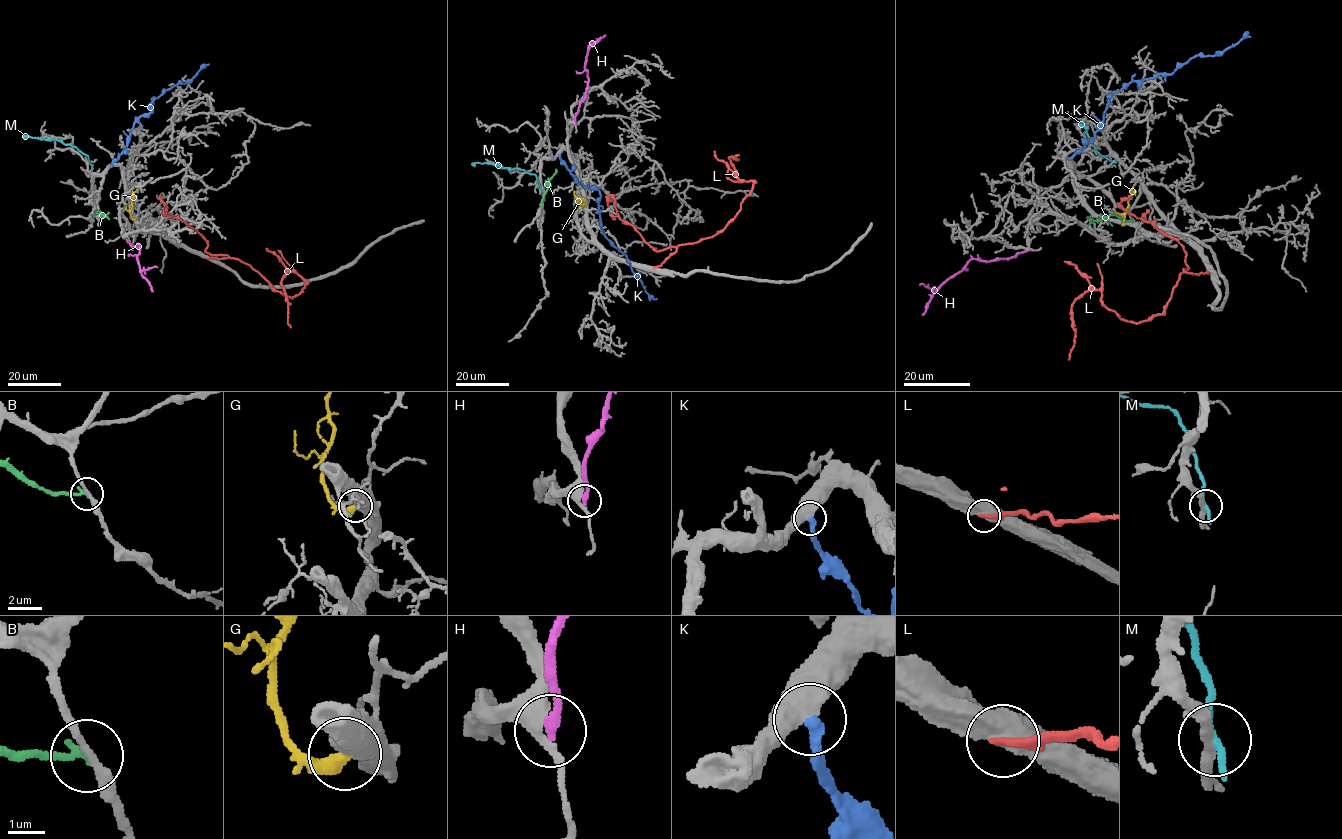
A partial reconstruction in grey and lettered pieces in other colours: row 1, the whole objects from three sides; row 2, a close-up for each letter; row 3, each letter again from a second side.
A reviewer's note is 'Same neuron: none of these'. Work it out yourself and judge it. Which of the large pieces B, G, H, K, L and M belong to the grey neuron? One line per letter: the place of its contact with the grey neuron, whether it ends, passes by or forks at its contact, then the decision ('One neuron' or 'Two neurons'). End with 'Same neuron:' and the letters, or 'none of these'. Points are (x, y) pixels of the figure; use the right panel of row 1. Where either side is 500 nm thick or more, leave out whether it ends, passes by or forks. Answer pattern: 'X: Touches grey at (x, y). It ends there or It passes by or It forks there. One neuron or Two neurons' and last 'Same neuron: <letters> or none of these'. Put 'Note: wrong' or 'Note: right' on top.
Note: right
B: Touches grey at (1132, 221). It ends there. Two neurons
G: Touches grey at (1123, 224). Two neurons
H: Touches grey at (1030, 249). It ends there. Two neurons
K: Touches grey at (1068, 159). Two neurons
L: Touches grey at (1209, 273). Two neurons
M: Touches grey at (1112, 161). It ends there. Two neurons
Same neuron: none of these

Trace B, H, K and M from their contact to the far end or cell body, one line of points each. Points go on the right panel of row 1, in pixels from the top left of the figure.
B: (1132, 221), (1114, 215), (1096, 221), (1086, 218)
H: (1030, 249), (1014, 257), (990, 261), (971, 258), (940, 287), (922, 314)
K: (1068, 158), (1092, 139), (1114, 92), (1132, 81), (1171, 74), (1196, 55), (1220, 55), (1247, 32)
M: (1112, 161), (1101, 156), (1087, 135), (1085, 125), (1081, 124)

